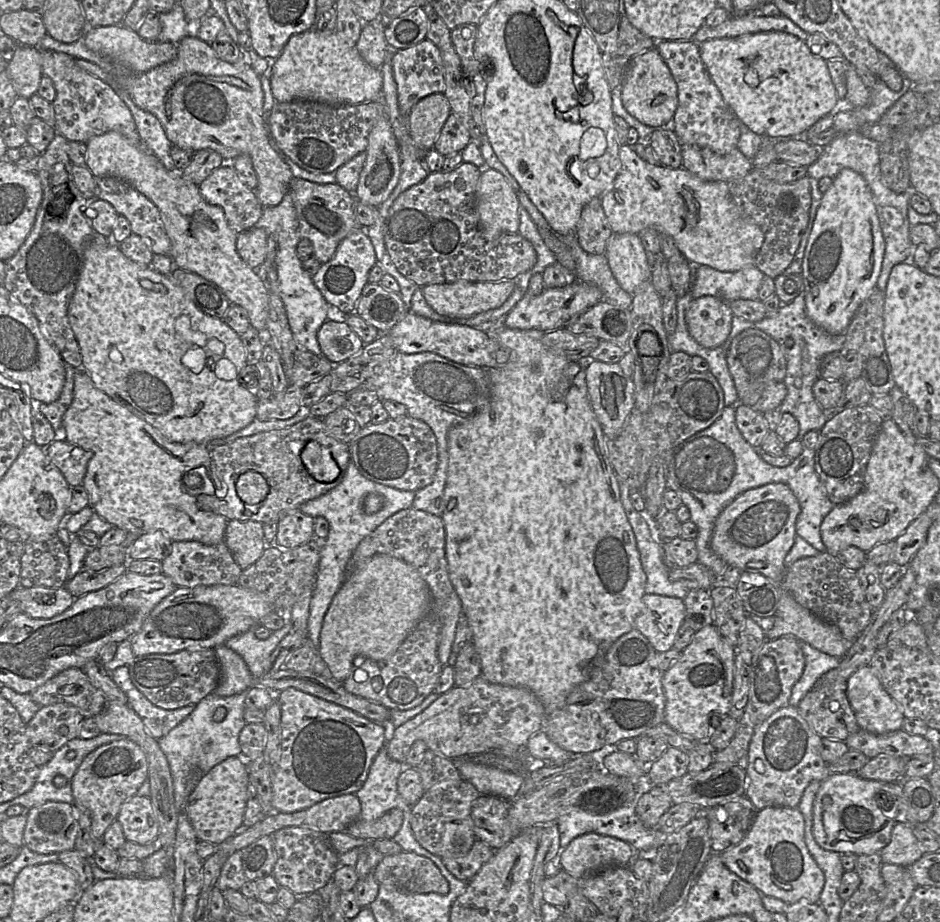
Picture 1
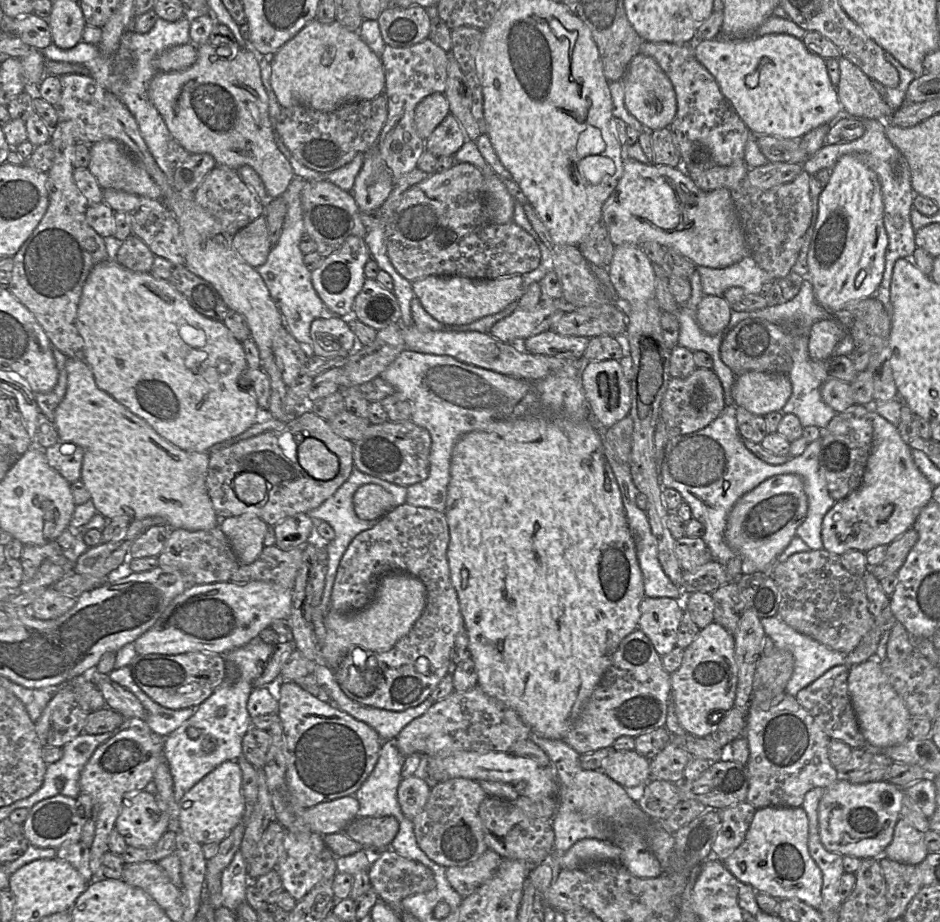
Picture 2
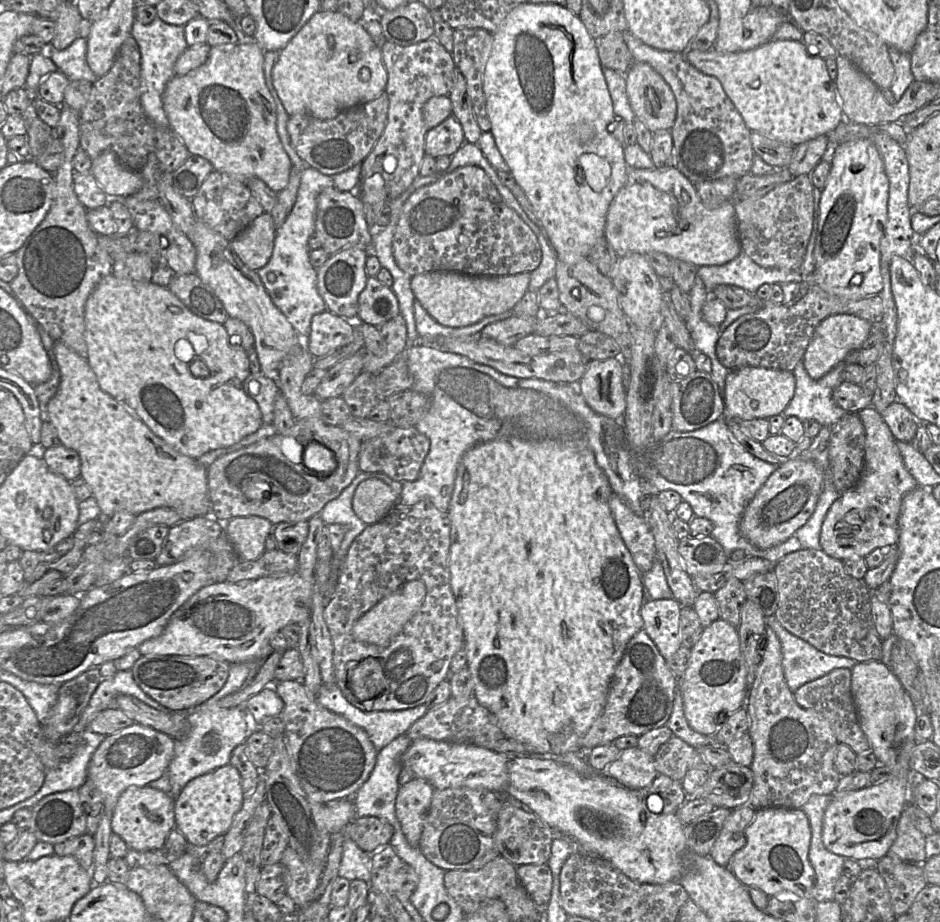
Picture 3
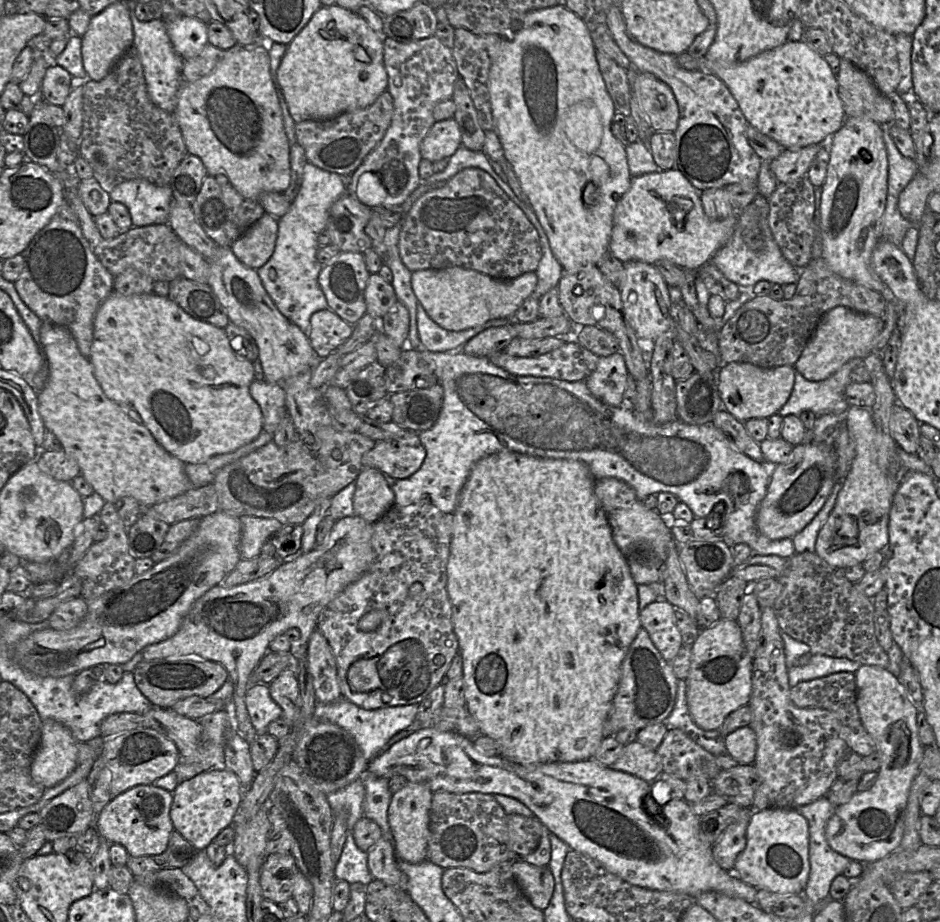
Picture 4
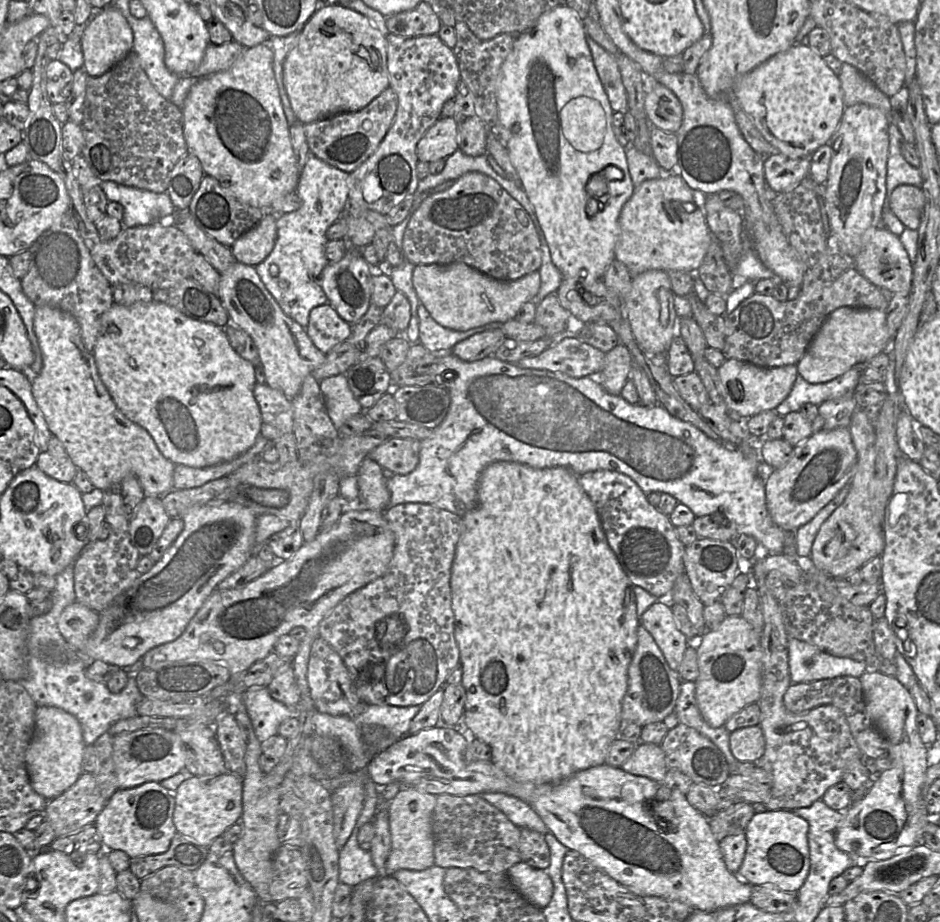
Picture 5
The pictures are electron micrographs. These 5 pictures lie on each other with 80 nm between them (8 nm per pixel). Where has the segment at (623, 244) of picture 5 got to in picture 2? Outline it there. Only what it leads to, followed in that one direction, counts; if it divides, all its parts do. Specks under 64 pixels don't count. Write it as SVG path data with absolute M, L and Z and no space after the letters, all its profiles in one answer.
M624 149L624 164L623 164L623 174L615 187L614 191L607 198L602 206L602 220L605 224L610 239L615 246L623 244L635 244L640 245L646 241L656 241L664 247L672 247L679 251L683 256L692 261L697 267L706 266L709 268L726 268L731 266L744 257L749 256L749 249L746 243L745 235L737 215L733 200L731 198L730 190L727 188L719 188L713 191L703 191L699 189L693 180L688 176L683 167L671 167L667 165L657 165L654 163L644 164L638 162L635 159L629 158L625 155Z

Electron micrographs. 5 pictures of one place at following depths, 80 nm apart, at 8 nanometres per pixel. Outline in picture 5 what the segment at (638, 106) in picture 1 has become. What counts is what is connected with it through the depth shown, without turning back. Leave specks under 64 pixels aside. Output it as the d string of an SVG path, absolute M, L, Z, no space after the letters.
M660 83L652 84L652 89L645 95L645 111L652 127L668 133L675 133L680 129L683 121L683 108L676 95Z

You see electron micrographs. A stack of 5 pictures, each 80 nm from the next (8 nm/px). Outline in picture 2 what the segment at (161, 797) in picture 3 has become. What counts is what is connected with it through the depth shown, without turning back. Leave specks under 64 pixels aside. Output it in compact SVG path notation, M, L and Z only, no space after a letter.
M138 791L124 799L114 828L122 835L126 844L135 848L149 848L156 844L162 835L170 829L170 818L160 807L154 795Z

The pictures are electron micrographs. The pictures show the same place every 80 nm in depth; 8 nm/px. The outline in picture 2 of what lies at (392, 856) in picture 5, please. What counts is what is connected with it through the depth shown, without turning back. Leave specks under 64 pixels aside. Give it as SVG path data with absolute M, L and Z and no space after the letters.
M422 774L402 778L397 788L397 799L403 815L412 821L423 809L432 783Z

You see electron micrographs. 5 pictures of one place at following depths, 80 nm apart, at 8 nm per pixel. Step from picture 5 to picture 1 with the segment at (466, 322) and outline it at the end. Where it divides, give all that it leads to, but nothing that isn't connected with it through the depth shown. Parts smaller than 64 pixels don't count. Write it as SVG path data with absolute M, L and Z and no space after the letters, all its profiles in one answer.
M513 279L428 284L421 287L429 306L438 314L468 317L501 306L516 286Z

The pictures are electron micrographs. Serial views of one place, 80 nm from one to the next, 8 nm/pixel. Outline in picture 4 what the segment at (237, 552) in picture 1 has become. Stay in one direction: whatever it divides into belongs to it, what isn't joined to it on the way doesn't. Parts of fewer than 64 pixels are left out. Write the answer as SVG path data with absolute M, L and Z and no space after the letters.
M243 515L239 520L241 523L239 550L242 559L259 556L264 542L284 526L274 518Z

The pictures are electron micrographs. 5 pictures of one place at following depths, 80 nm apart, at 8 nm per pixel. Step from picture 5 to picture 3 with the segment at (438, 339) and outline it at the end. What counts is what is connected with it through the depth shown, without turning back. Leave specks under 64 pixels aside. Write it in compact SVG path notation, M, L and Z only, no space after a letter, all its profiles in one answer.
M414 301L414 317L416 330L419 335L419 343L432 343L437 339L457 338L479 333L485 326L494 321L504 320L512 315L512 309L502 314L486 316L480 321L464 327L447 327L439 324L423 308L421 303Z

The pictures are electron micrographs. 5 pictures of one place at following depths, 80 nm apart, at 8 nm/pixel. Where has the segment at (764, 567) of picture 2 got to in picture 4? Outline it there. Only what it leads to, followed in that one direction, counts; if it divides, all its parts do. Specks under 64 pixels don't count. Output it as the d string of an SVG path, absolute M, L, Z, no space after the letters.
M801 443L794 446L786 463L768 466L771 476L766 495L757 513L756 526L769 539L792 538L816 516L834 487L836 482L834 445Z

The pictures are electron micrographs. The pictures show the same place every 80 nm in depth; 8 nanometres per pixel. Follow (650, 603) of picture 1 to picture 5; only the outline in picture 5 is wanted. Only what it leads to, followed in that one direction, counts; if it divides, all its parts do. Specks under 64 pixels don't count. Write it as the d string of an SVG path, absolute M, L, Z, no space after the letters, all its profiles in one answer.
M662 602L653 603L643 613L640 623L654 638L669 667L678 672L688 639L678 629L671 606Z

